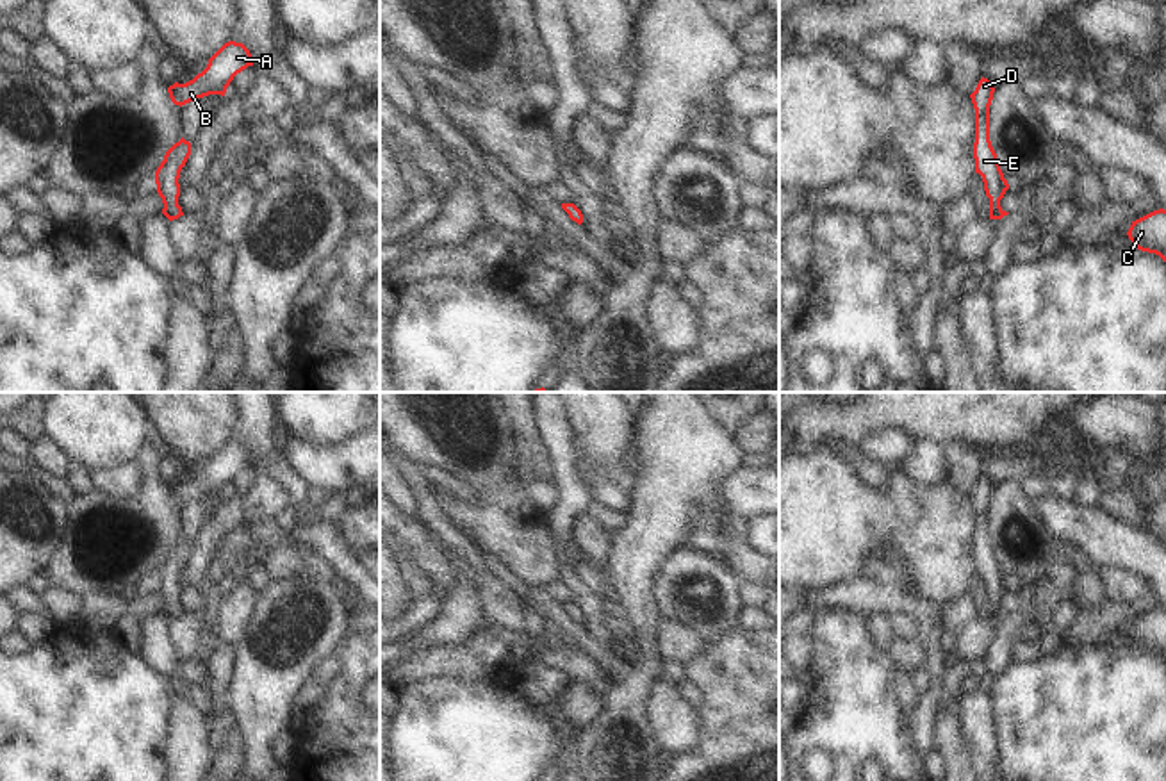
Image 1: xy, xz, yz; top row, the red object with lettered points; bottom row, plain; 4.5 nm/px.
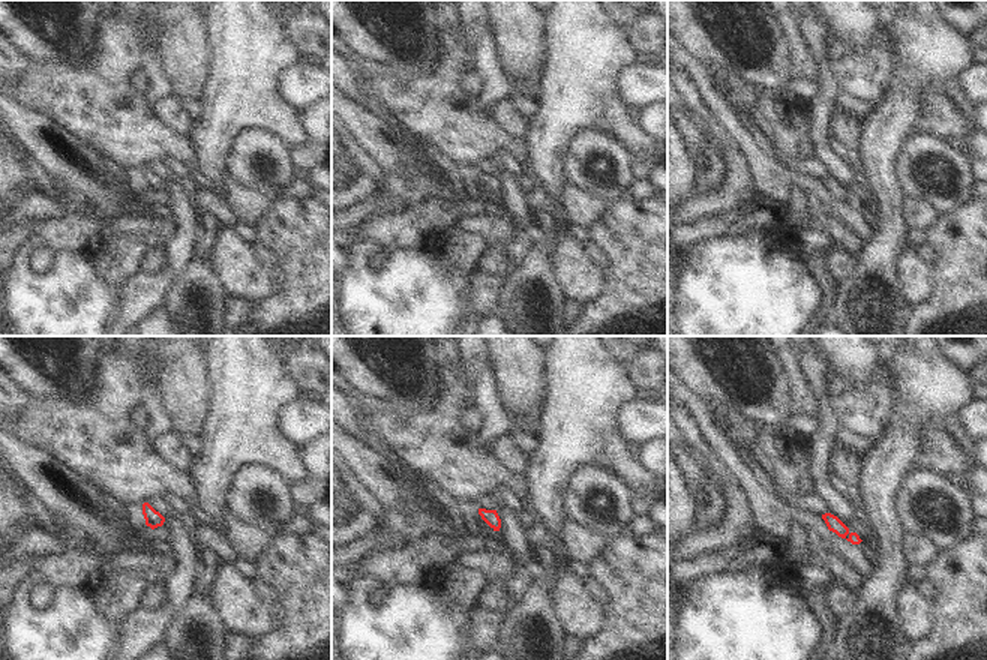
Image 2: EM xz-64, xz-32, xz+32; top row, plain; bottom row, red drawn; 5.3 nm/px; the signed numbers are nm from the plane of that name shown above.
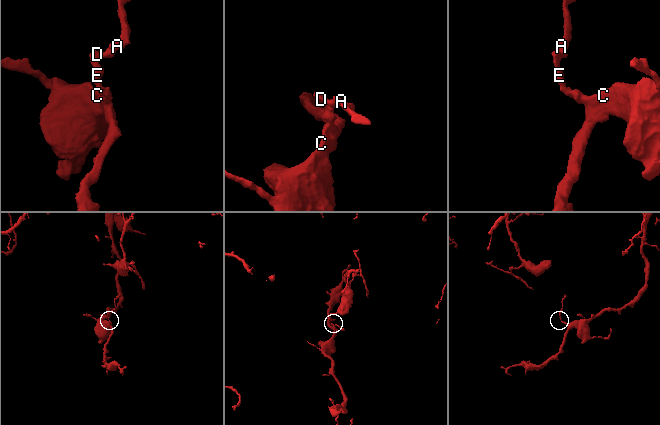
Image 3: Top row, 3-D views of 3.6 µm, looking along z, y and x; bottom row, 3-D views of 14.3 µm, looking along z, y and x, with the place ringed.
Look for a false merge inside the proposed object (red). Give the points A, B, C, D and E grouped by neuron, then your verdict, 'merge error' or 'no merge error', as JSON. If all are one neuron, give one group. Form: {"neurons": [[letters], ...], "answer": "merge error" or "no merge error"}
{"neurons": [["A", "B", "C", "D", "E"]], "answer": "no merge error"}

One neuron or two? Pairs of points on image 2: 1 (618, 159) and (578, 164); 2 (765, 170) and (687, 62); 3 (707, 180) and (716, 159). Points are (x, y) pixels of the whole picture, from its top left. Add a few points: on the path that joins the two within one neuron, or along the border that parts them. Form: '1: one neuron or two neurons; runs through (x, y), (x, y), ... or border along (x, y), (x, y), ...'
1: one neuron; runs through (608, 155), (593, 150), (588, 155)
2: one neuron; runs through (746, 143), (707, 89)
3: one neuron; runs through (711, 176), (716, 164)

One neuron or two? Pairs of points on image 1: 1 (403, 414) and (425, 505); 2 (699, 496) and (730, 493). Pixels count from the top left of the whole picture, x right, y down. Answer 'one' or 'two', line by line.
1: two
2: two

